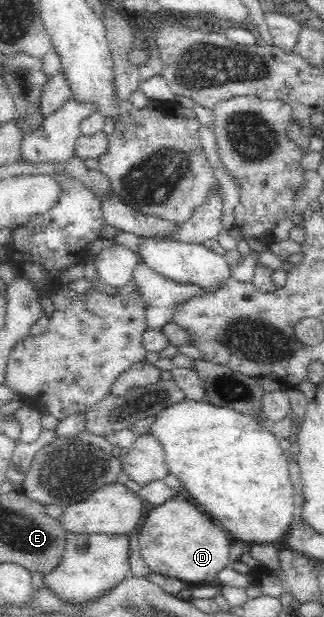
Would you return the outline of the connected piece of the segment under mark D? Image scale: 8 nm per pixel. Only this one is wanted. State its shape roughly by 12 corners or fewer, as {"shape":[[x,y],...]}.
{"shape":[[183,492],[137,535],[151,572],[189,586],[230,565],[229,533]]}

